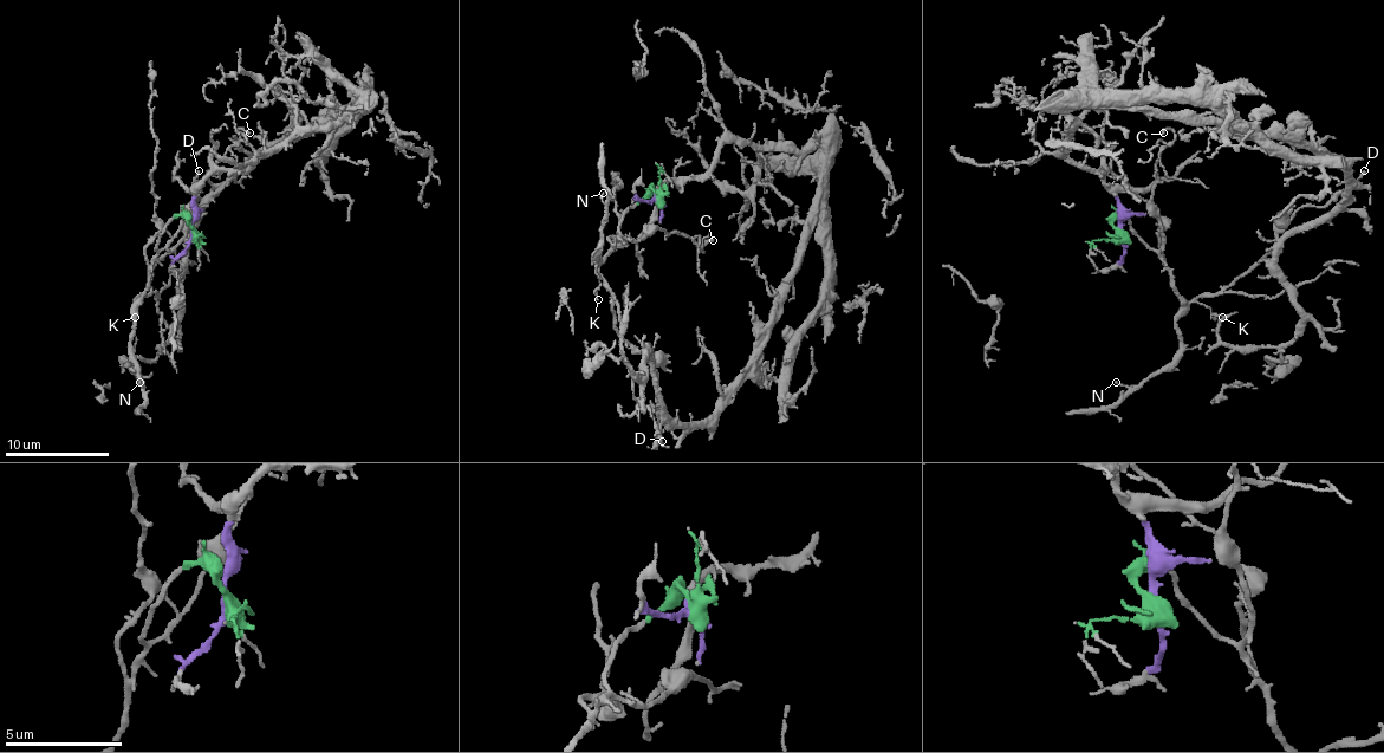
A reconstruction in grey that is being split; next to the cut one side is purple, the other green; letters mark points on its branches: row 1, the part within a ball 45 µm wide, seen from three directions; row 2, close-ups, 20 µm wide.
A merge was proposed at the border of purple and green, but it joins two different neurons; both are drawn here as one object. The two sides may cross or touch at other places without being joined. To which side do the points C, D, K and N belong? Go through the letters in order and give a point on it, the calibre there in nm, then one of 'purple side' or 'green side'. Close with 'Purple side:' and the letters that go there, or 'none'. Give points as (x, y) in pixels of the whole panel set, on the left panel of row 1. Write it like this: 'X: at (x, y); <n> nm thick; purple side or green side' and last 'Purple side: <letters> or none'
C: at (249, 132); 170 nm thick; green side
D: at (199, 170); 170 nm thick; green side
K: at (135, 317); 130 nm thick; green side
N: at (140, 382); 100 nm thick; green side
Purple side: none

